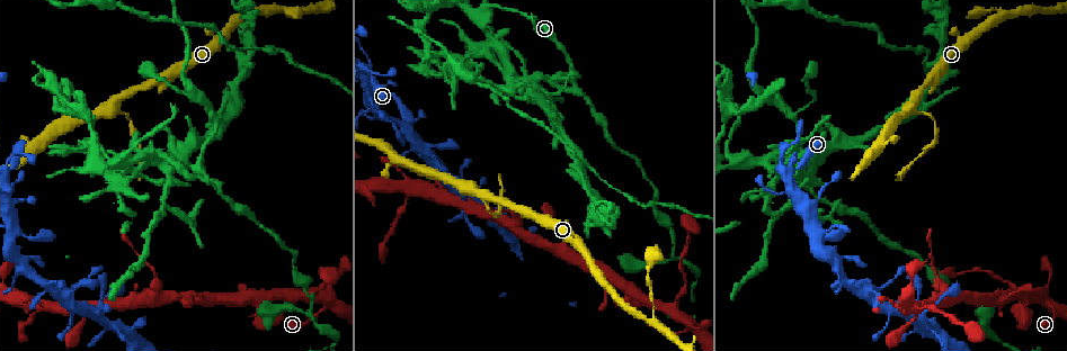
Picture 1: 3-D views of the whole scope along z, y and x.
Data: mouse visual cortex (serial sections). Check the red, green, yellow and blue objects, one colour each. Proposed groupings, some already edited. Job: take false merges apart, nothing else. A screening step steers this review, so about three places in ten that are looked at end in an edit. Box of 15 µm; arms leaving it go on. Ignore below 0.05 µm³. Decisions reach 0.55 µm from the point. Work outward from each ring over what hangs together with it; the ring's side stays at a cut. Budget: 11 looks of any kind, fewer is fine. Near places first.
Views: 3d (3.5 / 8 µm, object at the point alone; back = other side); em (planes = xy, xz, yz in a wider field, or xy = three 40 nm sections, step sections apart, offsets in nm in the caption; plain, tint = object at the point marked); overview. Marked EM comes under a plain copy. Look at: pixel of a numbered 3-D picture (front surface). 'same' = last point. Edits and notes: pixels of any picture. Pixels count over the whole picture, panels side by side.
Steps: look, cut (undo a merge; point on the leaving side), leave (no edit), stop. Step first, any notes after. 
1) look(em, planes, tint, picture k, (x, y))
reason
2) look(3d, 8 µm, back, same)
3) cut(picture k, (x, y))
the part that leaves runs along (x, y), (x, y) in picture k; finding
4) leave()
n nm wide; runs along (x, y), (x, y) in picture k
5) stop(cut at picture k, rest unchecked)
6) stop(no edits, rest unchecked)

look(3d, 8 µm, picture 1, (316, 296))
small branch off a trunk

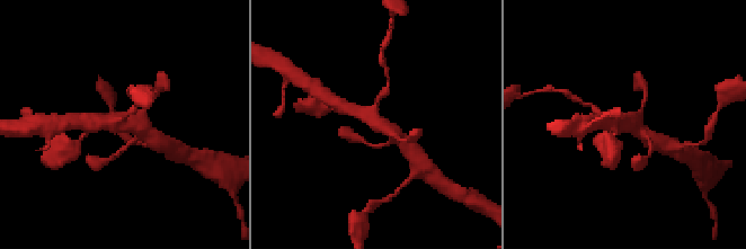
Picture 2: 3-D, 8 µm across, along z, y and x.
look(3d, 3.5 µm, picture 2, (374, 121))

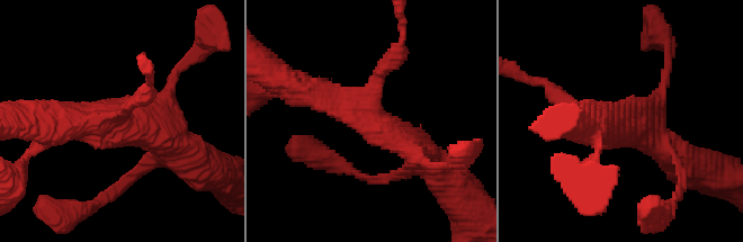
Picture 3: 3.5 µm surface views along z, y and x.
look(em, xy, step 2, tint, picture 3, (116, 123))
3 arms; arms of 150, 400, 400 nm; now the EM

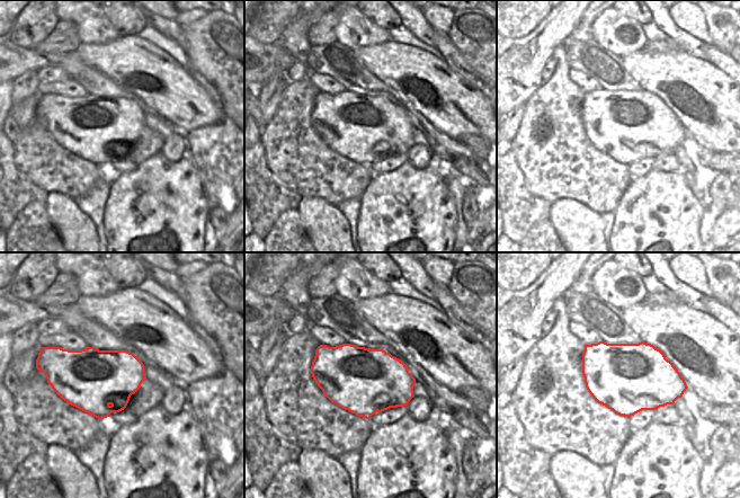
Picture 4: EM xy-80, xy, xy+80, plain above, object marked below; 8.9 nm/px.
leave()
runs along (415, 160), (402, 136), (297, 88) in picture 3; one cell here

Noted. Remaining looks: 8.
look(3d, 3.5 µm, picture 1, (155, 293))
two arms in line, one across

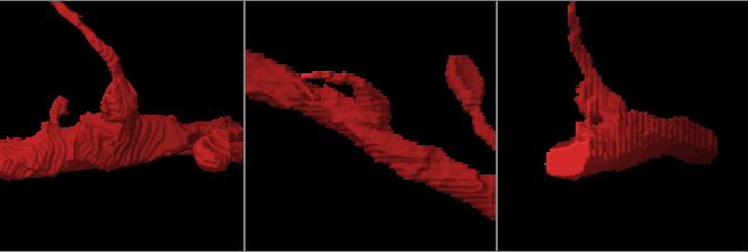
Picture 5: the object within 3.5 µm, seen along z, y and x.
look(em, planes, tint, picture 5, (120, 131))
3 arms; arms of 200, 400, 450 nm

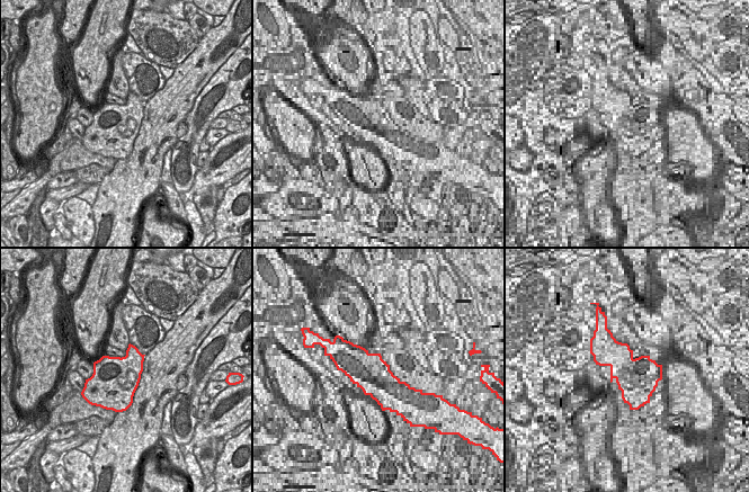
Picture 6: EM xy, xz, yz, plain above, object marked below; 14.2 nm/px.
cut(picture 5, (591, 74))
a second cell is stuck on

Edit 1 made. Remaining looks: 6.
look(3d, 3.5 µm, picture 1, (210, 116))
three arms meet

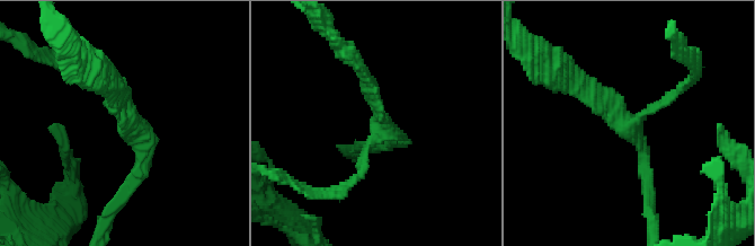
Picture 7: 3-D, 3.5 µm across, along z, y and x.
look(em, xy, step 5, tint, picture 7, (379, 124))
3 arms; arms of 150, 150, 150 nm; need the tissue

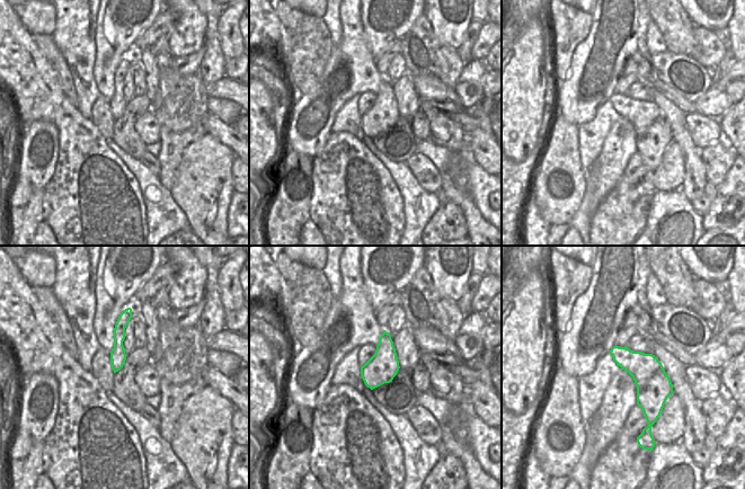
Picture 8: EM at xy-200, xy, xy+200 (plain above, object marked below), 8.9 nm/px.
leave()
260 nm wide; runs along (125, 317), (120, 327), (115, 367) in picture 8; all the same cell

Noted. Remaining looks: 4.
look(3d, 3.5 µm, back, picture 1, (369, 76))
sharp bend

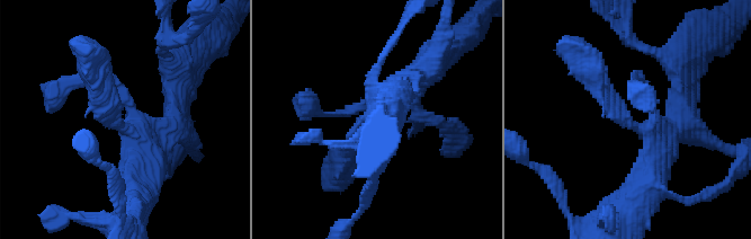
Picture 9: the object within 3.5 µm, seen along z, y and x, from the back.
look(em, xy, step 5, tint, picture 9, (118, 125))
need the tissue

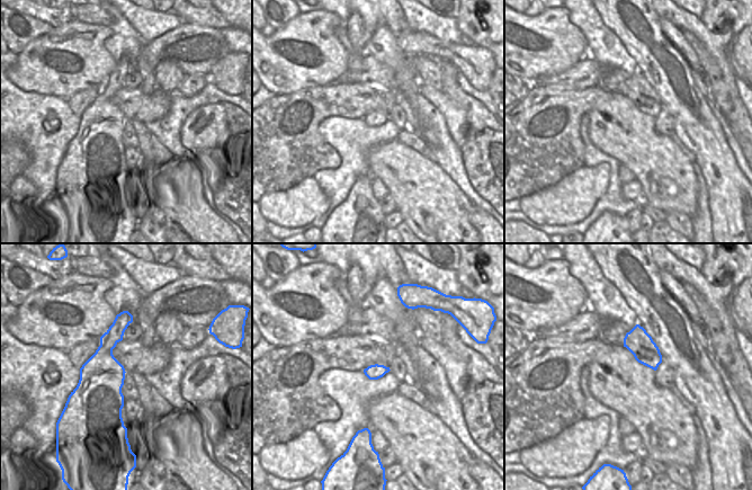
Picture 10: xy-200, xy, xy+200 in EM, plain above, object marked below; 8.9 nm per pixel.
leave()
runs along (591, 71), (658, 144), (651, 179) in picture 9; continuous, no second cell

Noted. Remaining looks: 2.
stop(cut at picture 5, rest unchecked)

